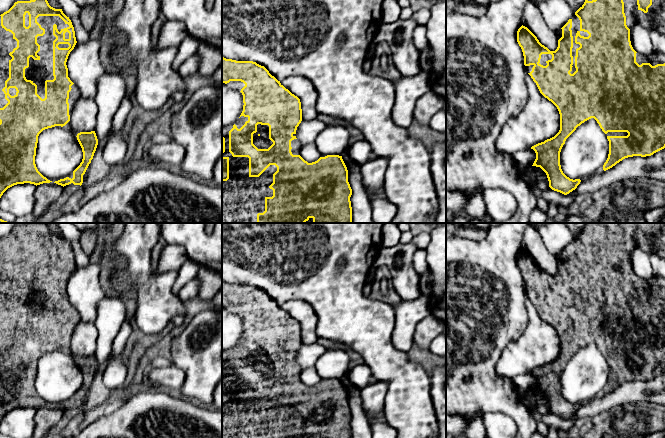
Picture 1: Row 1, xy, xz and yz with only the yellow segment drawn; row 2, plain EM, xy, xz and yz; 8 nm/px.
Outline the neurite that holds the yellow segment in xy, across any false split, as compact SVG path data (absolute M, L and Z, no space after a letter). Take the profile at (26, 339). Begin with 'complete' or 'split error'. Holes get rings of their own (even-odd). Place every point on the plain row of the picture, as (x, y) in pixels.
split error | M47 223L17 225L0 239L0 422L10 411L30 407L40 409L52 405L44 401L35 388L39 358L48 352L70 352L70 340L79 312L68 301L66 289L76 269L74 251L62 233L51 231Z

